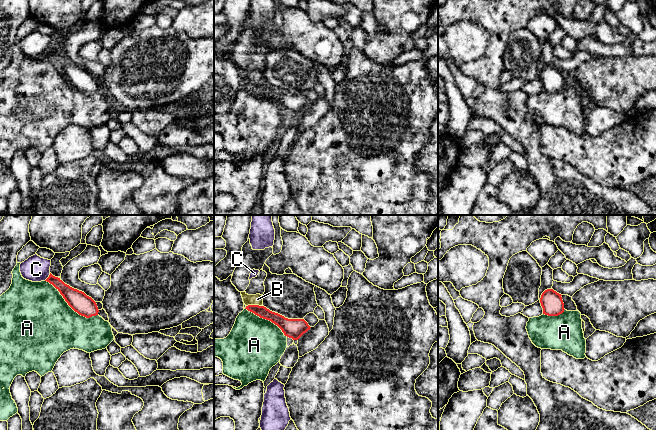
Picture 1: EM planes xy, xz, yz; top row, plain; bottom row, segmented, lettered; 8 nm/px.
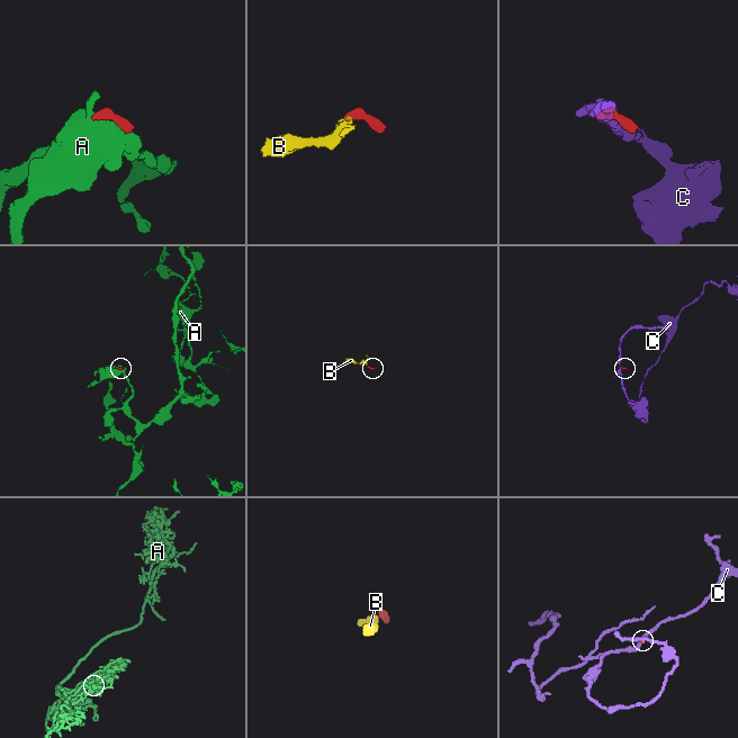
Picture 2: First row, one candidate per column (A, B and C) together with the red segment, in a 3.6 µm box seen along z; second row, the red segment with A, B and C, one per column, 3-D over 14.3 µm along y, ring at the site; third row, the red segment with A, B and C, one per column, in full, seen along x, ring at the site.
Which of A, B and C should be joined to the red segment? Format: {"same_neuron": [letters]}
{"same_neuron": ["B"]}

